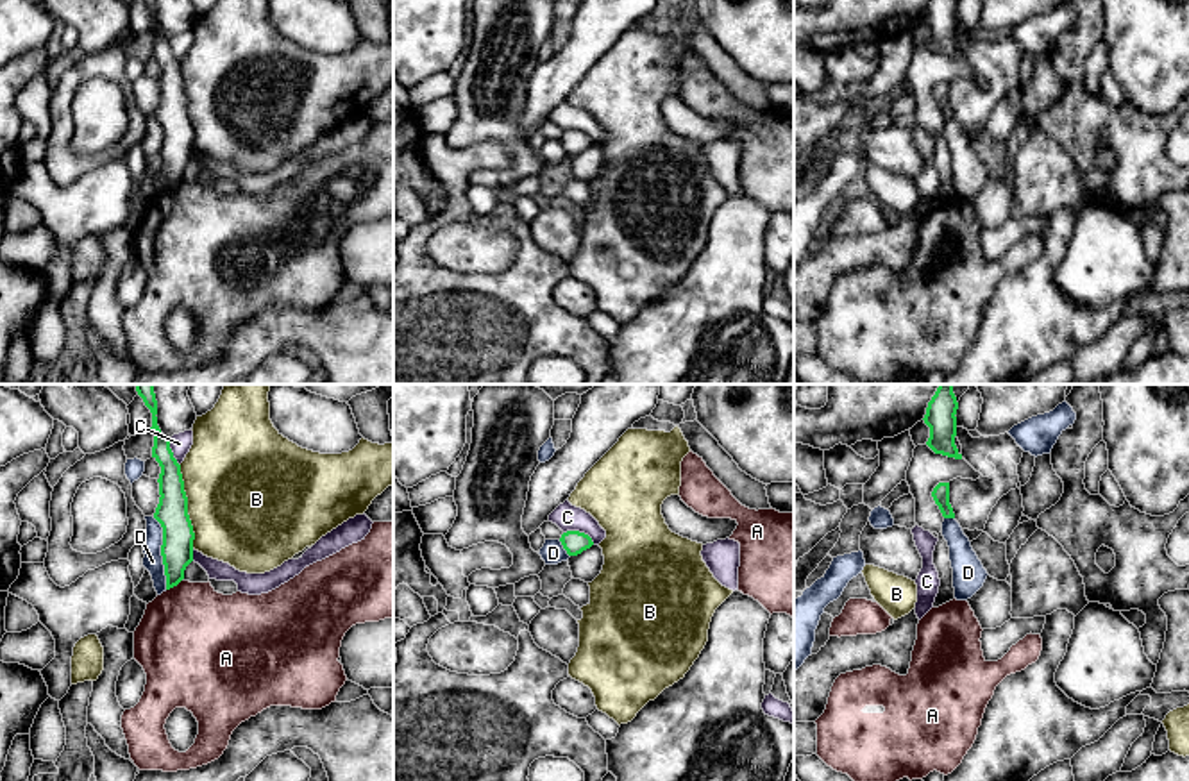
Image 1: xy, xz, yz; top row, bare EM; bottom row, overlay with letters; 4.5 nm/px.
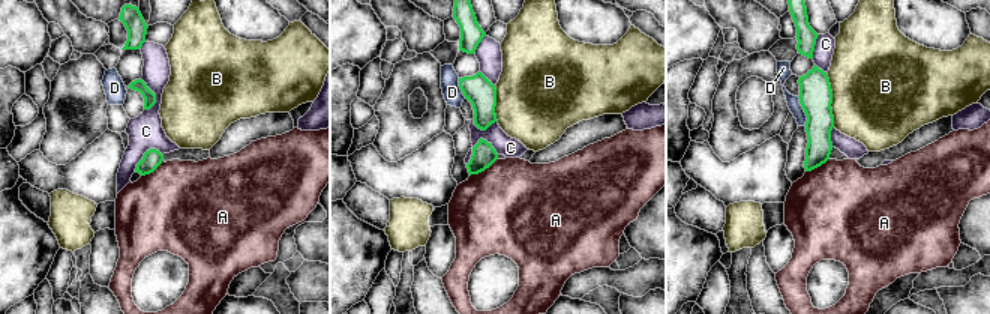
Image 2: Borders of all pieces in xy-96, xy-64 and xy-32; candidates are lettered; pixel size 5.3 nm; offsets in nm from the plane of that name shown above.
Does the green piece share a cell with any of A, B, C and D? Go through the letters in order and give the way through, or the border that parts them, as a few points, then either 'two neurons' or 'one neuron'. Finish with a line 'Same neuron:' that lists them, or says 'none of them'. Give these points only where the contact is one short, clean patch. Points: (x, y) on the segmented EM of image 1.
A: two neurons
B: two neurons
C: two neurons
D: two neurons
Same neuron: none of them

